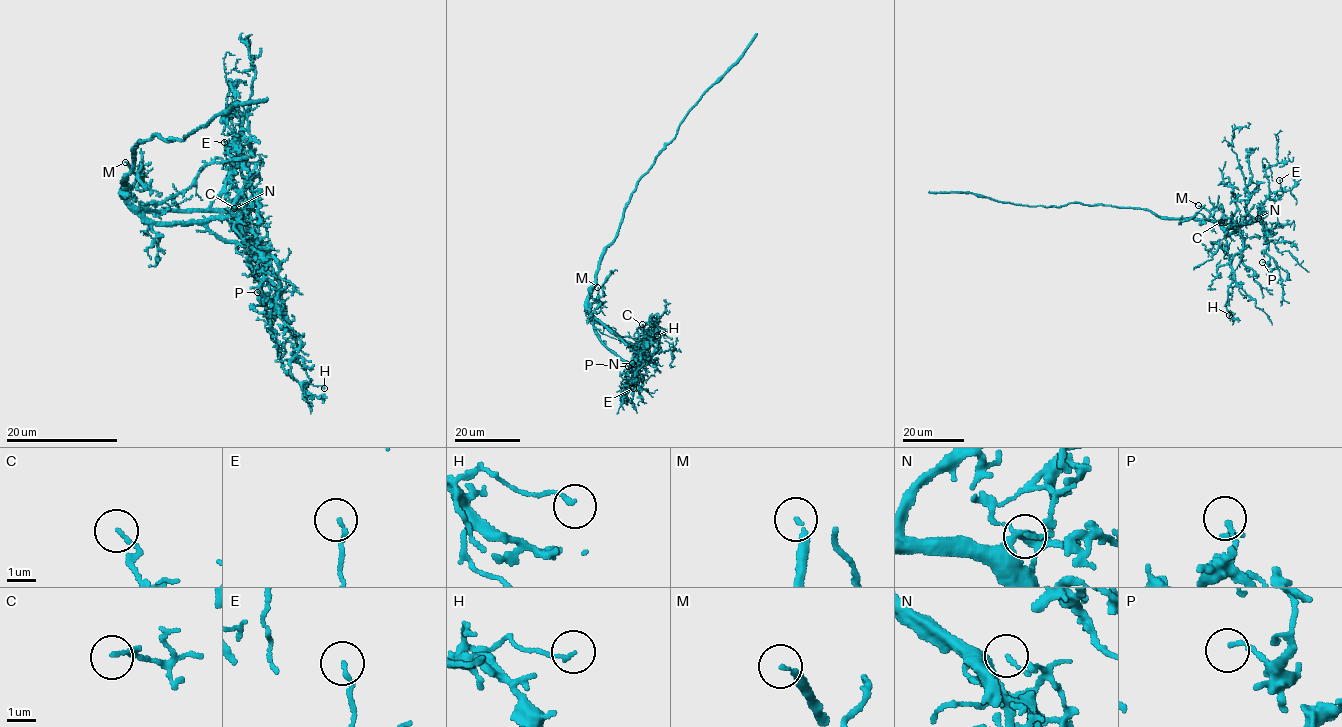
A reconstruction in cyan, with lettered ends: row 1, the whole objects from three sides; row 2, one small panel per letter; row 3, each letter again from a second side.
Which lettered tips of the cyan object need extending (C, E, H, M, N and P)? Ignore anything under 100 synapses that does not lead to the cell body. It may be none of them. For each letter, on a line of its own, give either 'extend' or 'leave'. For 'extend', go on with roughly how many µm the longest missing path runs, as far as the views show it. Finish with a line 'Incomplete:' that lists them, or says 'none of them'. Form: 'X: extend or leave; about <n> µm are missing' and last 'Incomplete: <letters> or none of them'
C: leave
E: leave
H: leave
M: extend; about 25 µm are missing
N: leave
P: leave
Incomplete: M

